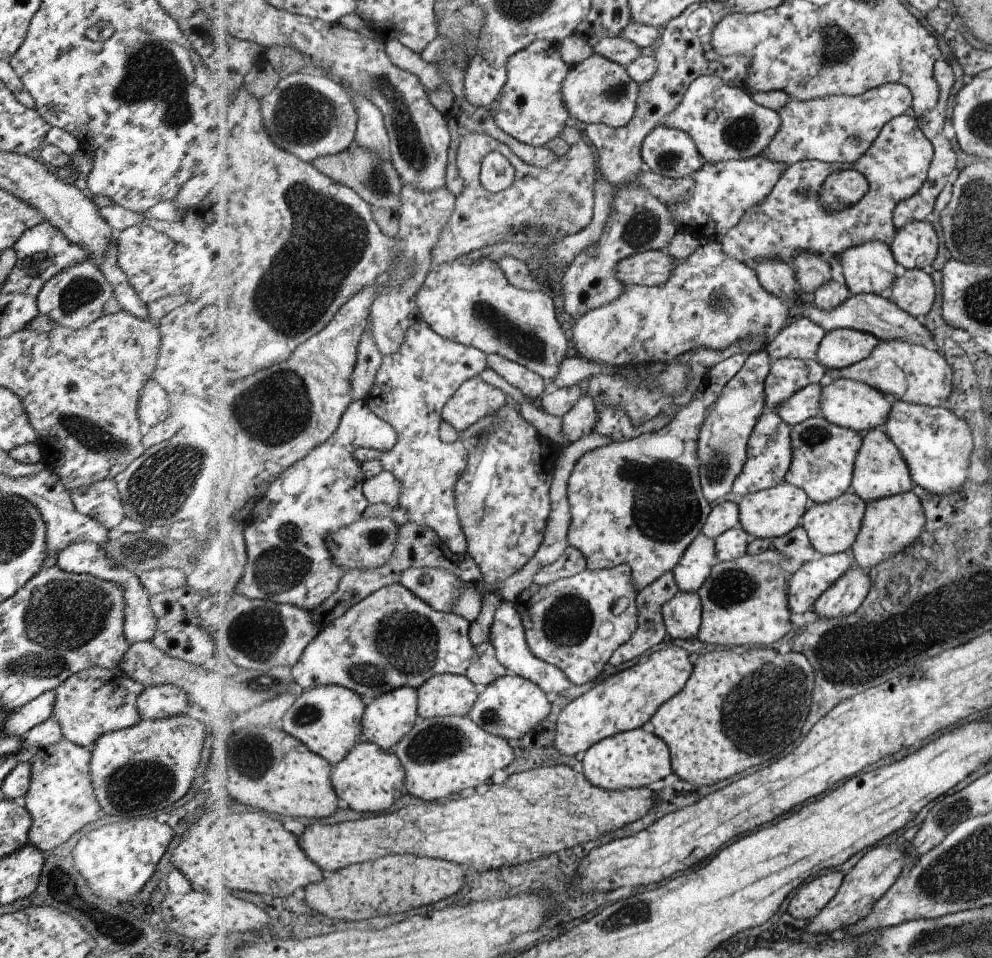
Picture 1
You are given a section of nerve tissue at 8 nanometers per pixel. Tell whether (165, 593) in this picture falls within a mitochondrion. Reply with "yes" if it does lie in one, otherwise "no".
no

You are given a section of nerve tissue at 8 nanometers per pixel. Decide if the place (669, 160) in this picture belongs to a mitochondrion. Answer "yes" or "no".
yes

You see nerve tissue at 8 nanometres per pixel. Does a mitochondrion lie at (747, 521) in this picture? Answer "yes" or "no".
no

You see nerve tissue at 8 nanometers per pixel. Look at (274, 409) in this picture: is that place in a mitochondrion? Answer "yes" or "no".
yes

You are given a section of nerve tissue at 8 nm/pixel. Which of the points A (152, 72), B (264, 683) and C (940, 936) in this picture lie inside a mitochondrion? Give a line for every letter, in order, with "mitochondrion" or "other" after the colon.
A: mitochondrion
B: mitochondrion
C: mitochondrion

